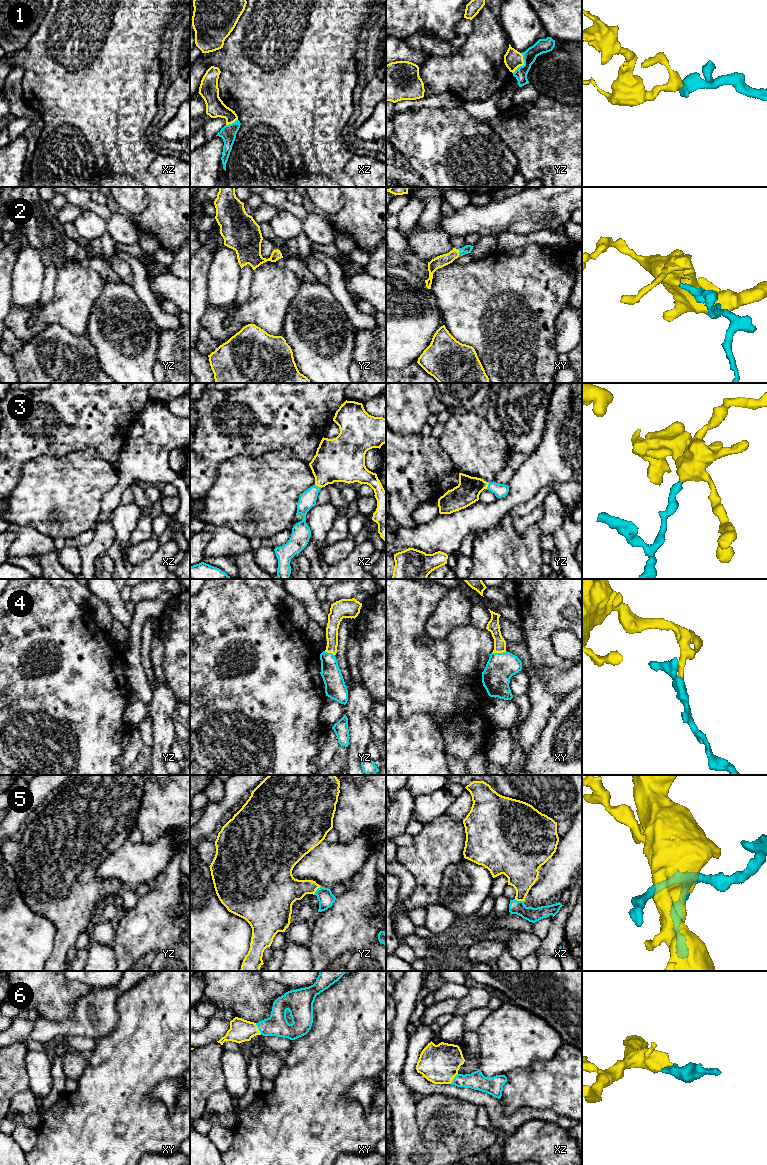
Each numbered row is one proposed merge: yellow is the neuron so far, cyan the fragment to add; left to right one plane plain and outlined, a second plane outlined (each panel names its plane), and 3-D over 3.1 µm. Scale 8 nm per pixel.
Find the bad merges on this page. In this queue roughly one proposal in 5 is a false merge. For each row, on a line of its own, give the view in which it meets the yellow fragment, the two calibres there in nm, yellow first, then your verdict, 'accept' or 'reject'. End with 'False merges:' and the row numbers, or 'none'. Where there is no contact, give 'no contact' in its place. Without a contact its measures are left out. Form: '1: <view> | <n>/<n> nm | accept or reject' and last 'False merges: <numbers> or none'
1: yz | 150/110 nm | accept
2: xy | 100/70 nm | accept
3: xz | 340/140 nm | accept
4: xy | 100/220 nm | accept
5: yz | 240/130 nm | accept
6: xy | 180/180 nm | accept
False merges: none

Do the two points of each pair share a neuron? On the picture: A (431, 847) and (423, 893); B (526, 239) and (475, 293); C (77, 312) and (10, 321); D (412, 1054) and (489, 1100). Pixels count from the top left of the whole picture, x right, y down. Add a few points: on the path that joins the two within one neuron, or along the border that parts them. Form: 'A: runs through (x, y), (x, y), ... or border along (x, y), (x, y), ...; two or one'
A: runs through (428, 858), (428, 882); one
B: border along (547, 244), (527, 244), (524, 247); two
C: runs through (60, 312), (52, 312), (34, 330), (27, 330); one
D: runs through (417, 1078), (427, 1088), (448, 1089), (465, 1094); one

